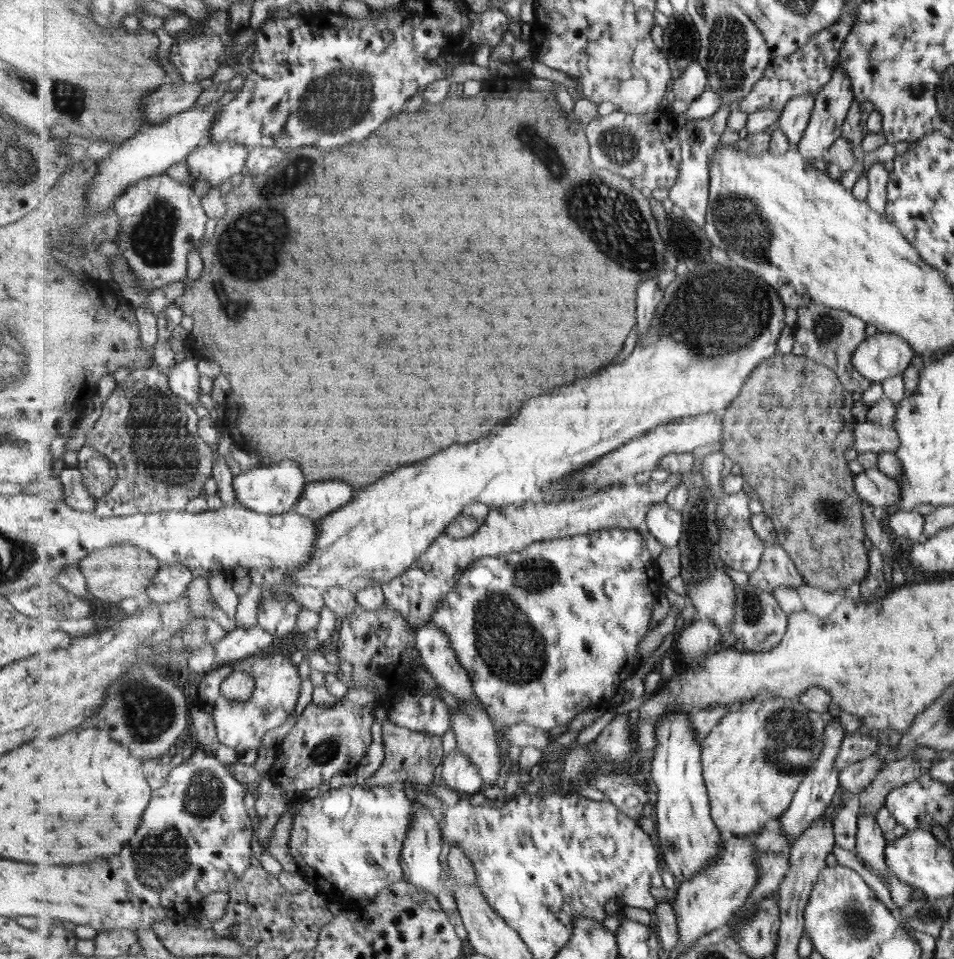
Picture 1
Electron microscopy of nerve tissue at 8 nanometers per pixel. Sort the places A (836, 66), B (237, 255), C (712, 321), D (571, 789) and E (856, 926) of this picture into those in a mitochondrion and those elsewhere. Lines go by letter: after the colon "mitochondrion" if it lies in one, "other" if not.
A: other
B: mitochondrion
C: mitochondrion
D: other
E: mitochondrion

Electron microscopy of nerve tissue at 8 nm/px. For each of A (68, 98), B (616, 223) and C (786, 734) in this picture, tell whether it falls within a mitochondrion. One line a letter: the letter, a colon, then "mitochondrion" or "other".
A: mitochondrion
B: mitochondrion
C: mitochondrion

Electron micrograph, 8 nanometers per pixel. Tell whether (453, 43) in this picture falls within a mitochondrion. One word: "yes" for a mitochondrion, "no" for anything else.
no

